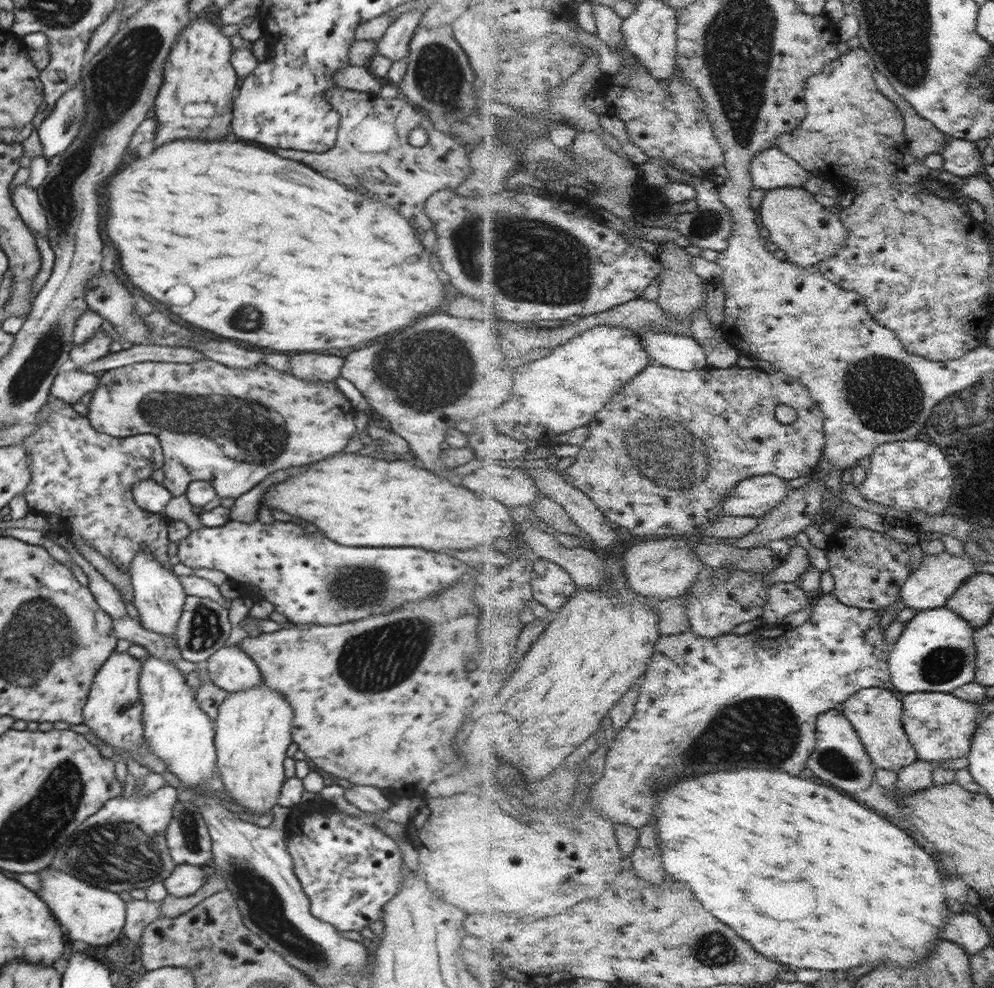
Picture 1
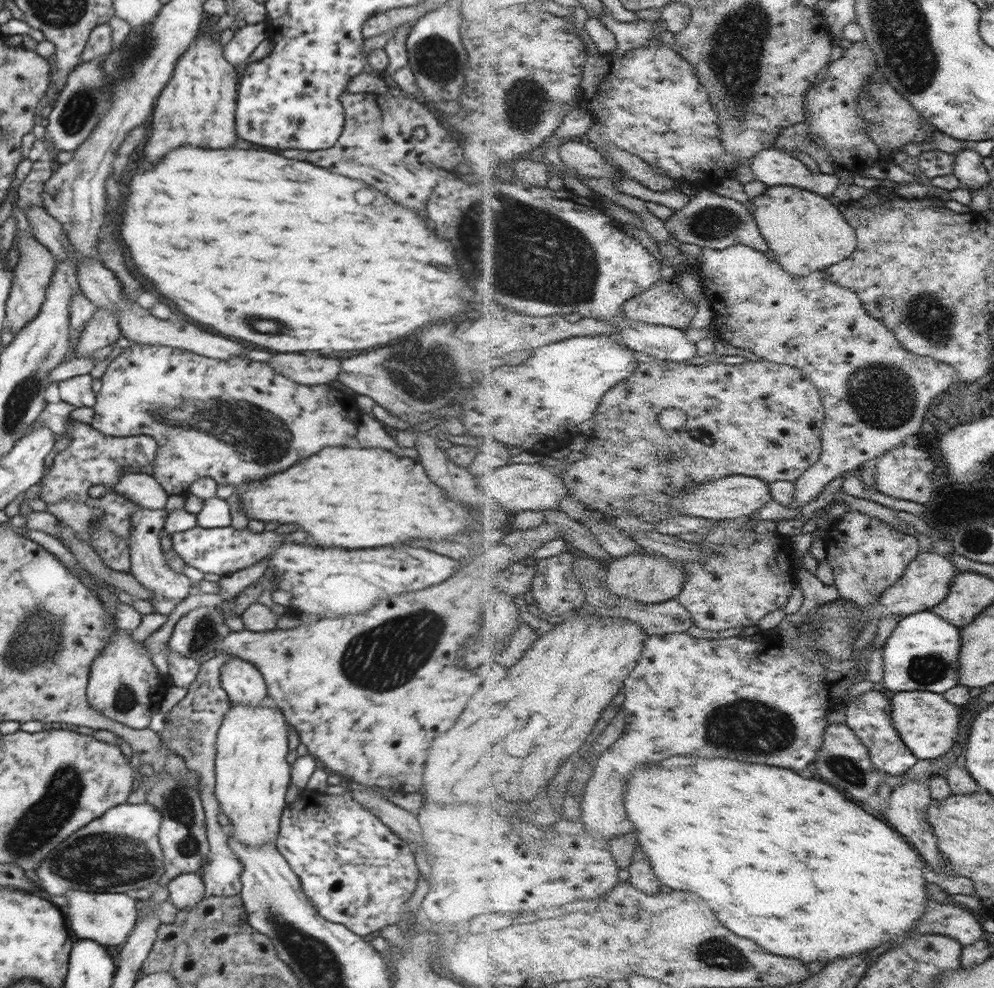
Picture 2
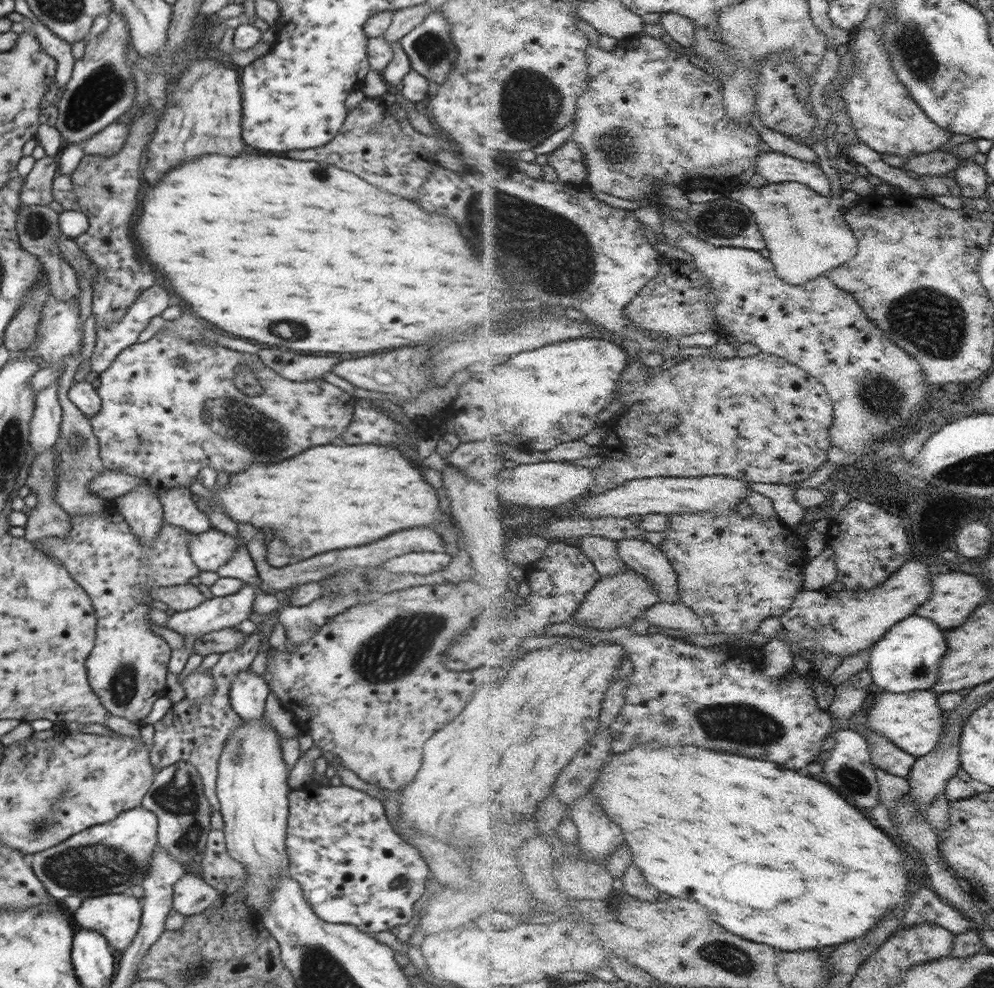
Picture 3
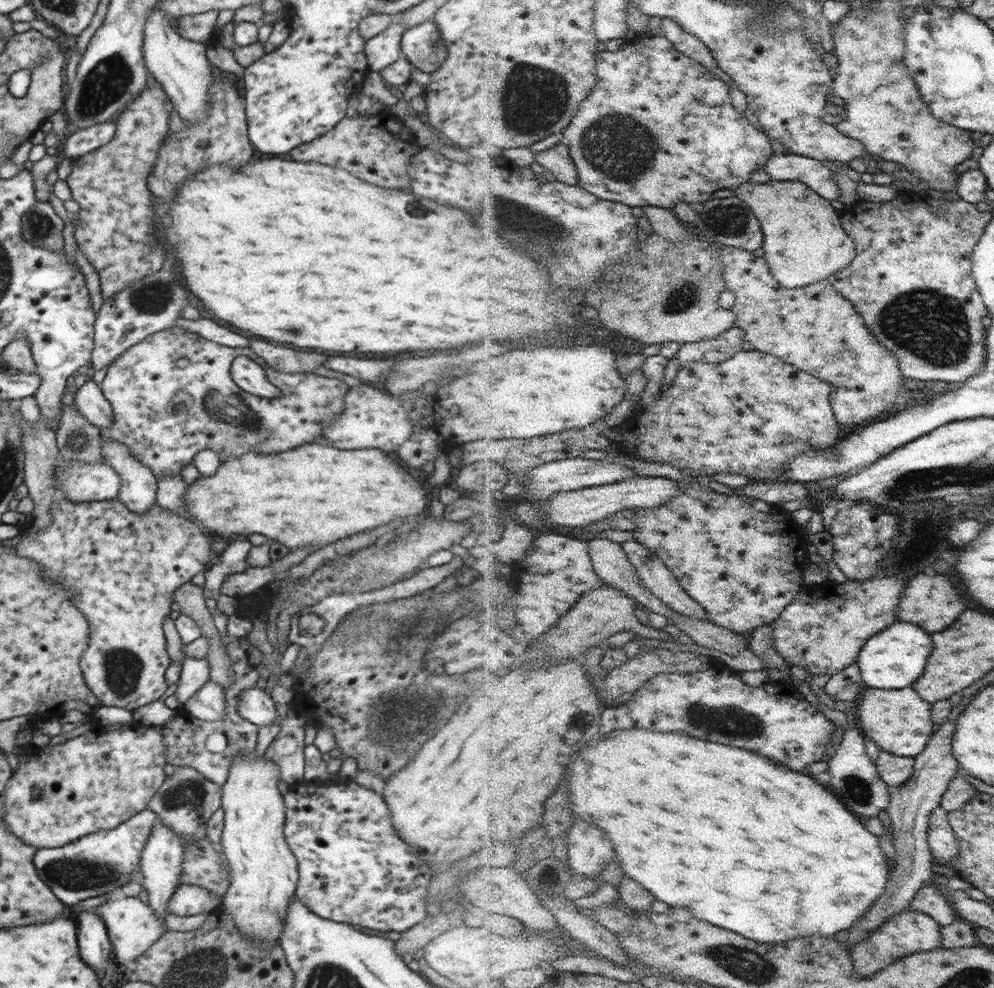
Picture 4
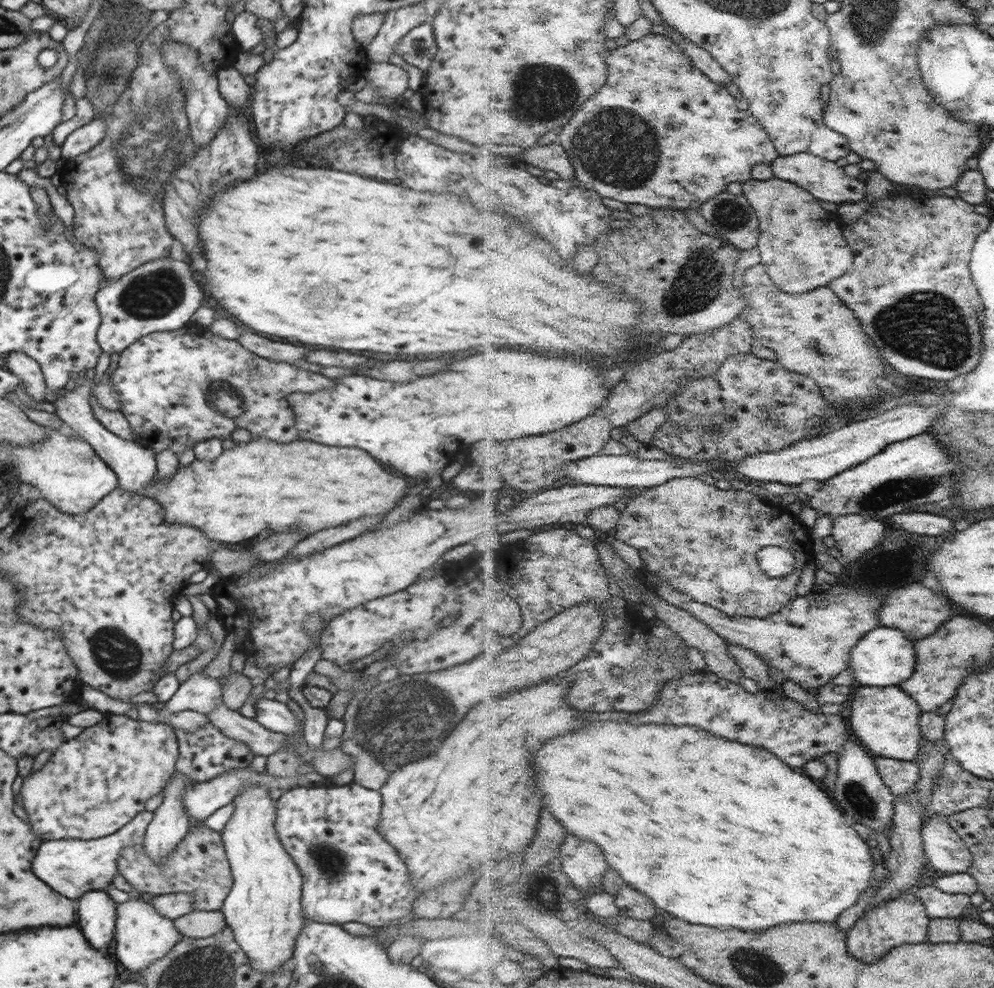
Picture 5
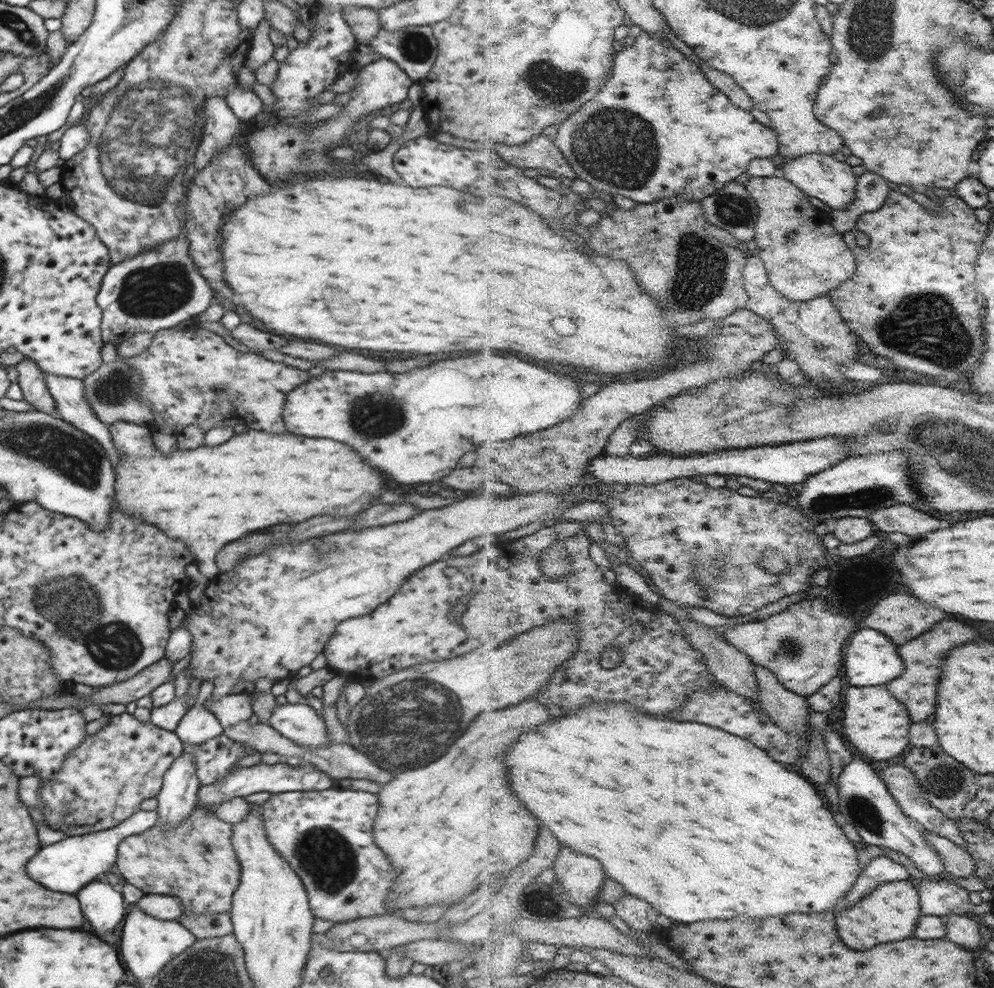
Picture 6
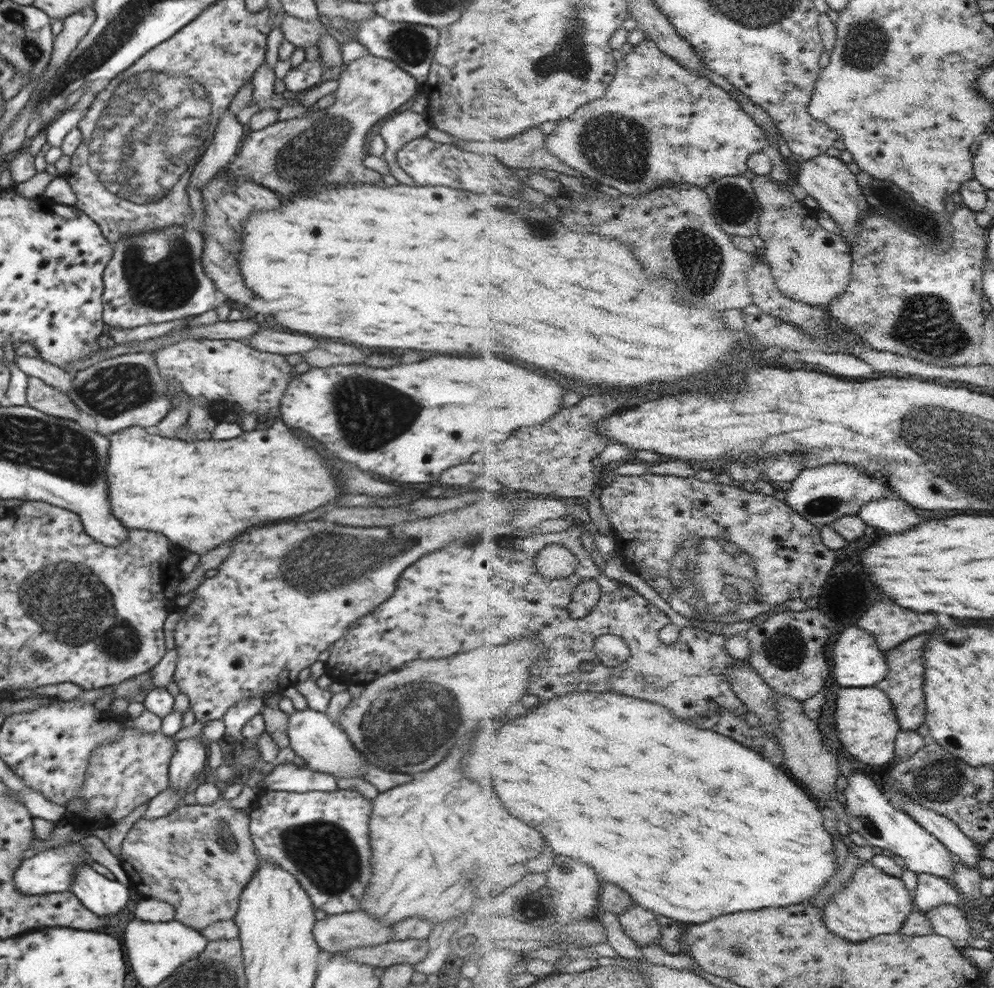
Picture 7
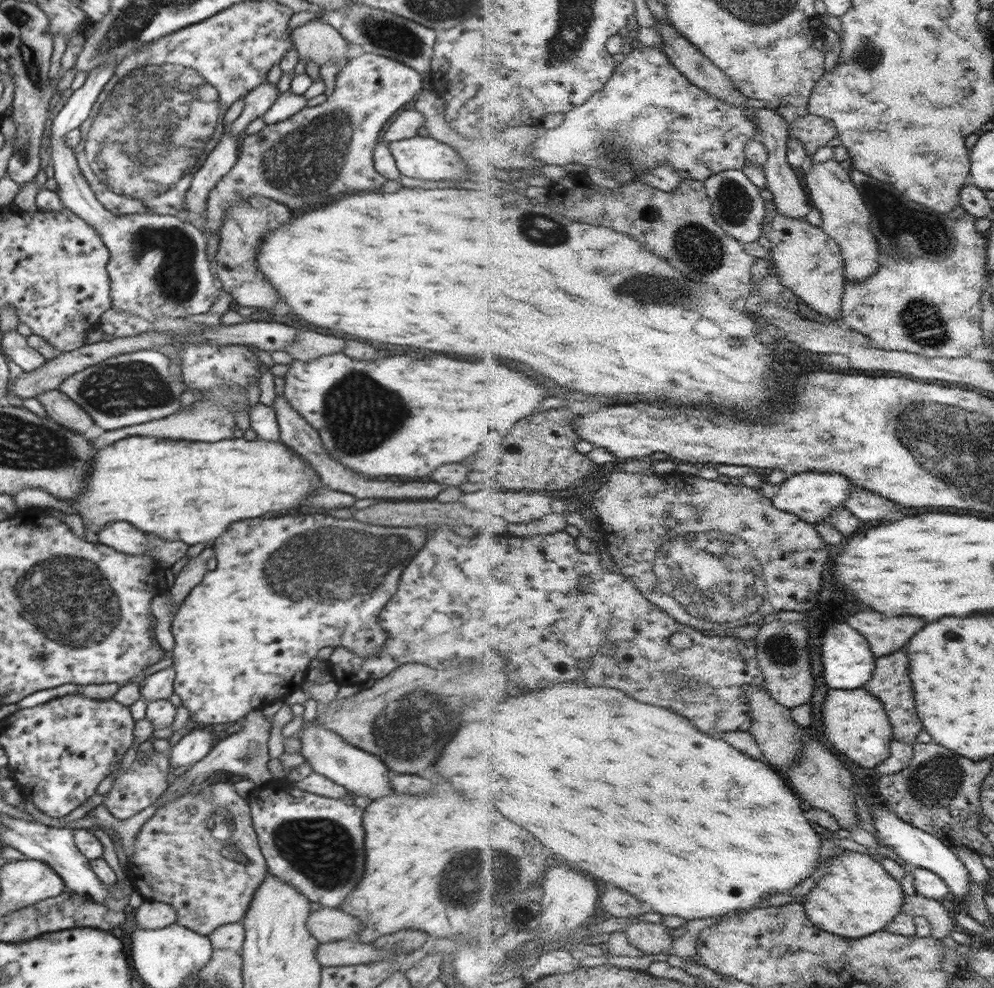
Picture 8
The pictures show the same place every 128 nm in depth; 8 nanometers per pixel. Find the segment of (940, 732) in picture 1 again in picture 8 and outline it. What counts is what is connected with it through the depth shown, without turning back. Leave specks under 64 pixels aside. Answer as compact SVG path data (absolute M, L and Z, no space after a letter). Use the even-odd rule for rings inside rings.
M829 690L830 694L826 697L828 700L824 702L824 722L828 726L830 740L852 761L868 769L876 769L892 756L893 742L896 740L885 702L870 690Z

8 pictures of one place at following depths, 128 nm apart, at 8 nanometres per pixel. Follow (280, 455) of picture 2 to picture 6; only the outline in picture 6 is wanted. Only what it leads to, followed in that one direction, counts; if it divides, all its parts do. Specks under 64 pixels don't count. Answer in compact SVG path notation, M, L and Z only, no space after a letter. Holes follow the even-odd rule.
M172 327L160 330L154 333L154 339L143 351L121 359L128 363L139 378L141 385L137 397L151 406L153 421L147 428L152 434L156 429L172 427L174 433L180 436L182 431L191 425L198 425L204 431L210 431L219 427L234 428L239 422L243 422L247 430L286 433L283 410L287 394L313 377L307 371L290 367L286 363L279 364L266 360L260 354L237 350L218 334L201 327L198 330L182 331Z

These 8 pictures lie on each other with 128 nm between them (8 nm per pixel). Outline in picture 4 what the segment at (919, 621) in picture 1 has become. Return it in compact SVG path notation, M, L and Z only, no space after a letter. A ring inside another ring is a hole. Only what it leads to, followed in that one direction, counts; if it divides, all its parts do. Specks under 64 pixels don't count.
M899 620L888 630L871 638L859 658L866 684L874 689L888 690L914 687L925 676L928 658L935 646L931 635L919 624Z

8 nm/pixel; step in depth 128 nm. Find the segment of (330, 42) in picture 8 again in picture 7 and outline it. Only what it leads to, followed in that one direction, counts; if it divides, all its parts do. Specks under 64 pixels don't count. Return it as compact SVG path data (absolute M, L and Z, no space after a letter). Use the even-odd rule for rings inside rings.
M288 14L283 16L279 27L288 42L303 50L311 44L319 46L320 37L331 33L331 30L327 30L320 20L302 20Z

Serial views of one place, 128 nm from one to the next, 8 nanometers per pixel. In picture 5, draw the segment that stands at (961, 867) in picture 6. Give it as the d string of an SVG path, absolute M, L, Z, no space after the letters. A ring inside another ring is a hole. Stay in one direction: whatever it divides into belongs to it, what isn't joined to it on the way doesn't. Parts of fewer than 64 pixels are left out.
M934 813L925 823L923 834L926 856L936 870L967 872L972 862L972 853L944 816Z

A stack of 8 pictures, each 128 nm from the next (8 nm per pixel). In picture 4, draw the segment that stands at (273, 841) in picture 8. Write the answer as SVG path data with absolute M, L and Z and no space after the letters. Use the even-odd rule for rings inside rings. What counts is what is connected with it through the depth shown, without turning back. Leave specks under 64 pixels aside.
M350 780L350 784L340 784L340 802L338 788L330 788L330 804L326 792L328 788L324 788L324 794L316 796L304 792L302 788L302 792L288 792L283 796L286 806L284 838L297 858L299 872L296 898L319 918L384 932L404 932L426 919L428 914L424 898L432 870L406 842L396 836L383 796L359 786L354 780Z

